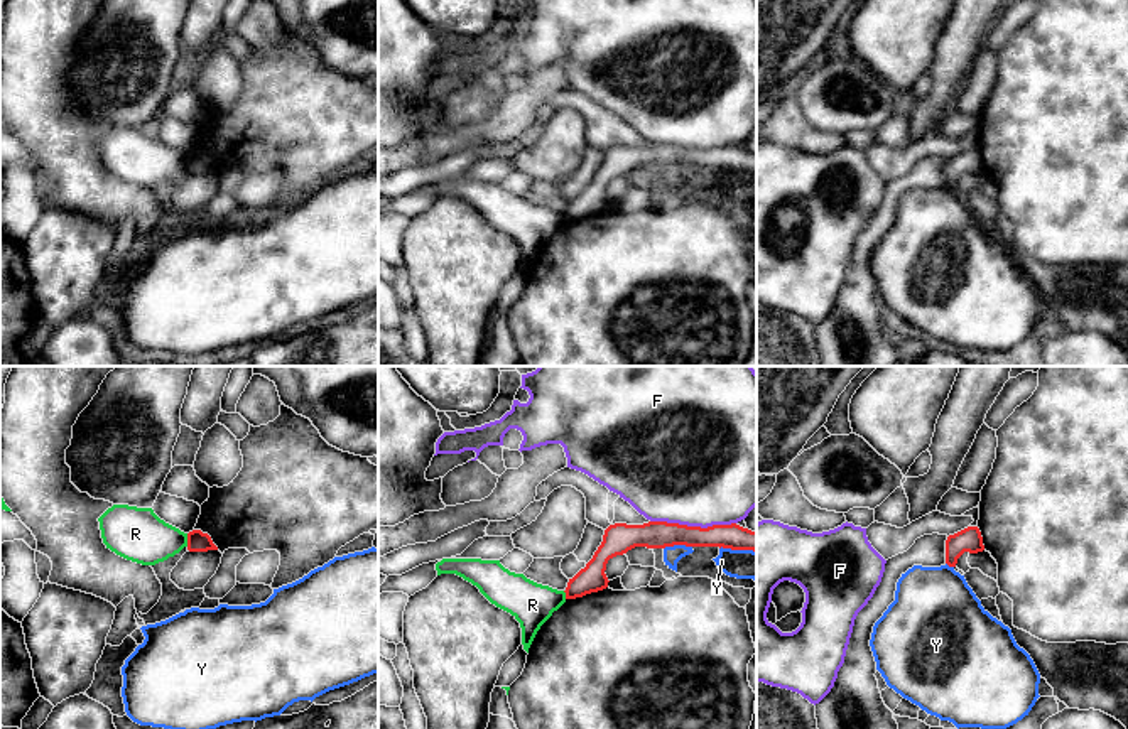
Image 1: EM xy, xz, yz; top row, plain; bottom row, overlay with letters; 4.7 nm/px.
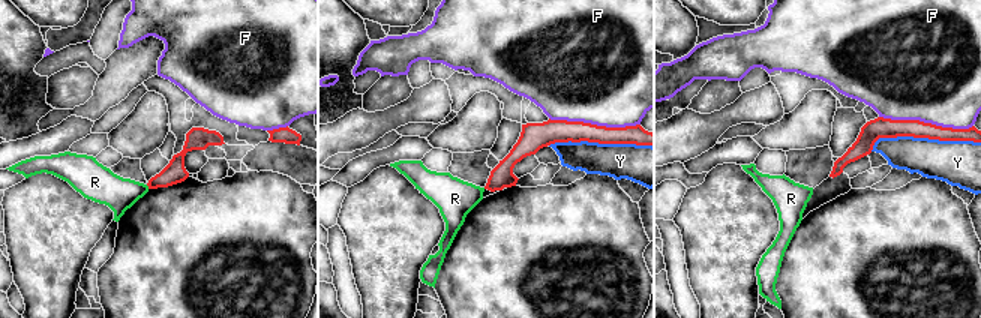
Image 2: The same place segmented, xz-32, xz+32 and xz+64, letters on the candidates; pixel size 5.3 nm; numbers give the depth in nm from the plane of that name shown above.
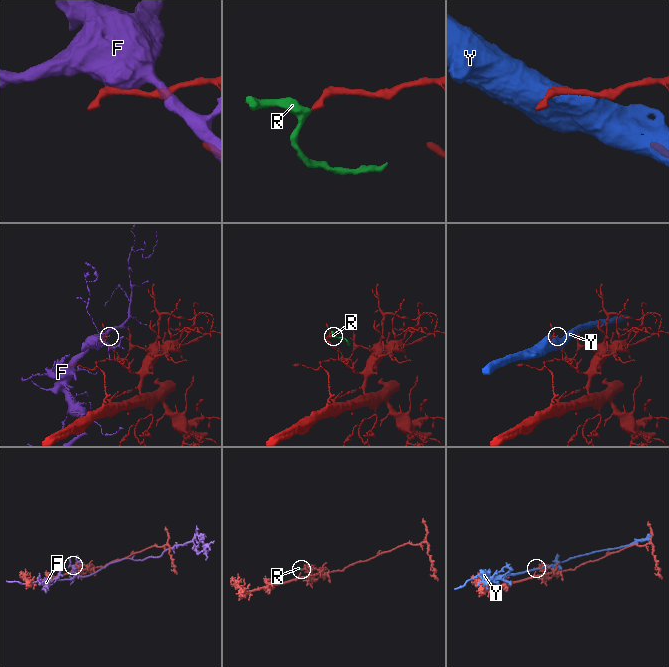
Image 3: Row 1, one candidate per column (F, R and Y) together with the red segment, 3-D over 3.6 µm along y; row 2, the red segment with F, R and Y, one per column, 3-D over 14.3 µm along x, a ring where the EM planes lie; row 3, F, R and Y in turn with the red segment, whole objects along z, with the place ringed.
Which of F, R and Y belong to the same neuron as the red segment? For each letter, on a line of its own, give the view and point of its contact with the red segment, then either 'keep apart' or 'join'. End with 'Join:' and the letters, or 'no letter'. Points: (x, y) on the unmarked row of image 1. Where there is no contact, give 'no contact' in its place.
F: meets red in xz at (693, 149); keep apart
R: meets red in xy at (188, 162); keep apart
Y: meets red in xz at (677, 166); keep apart
Join: no letter

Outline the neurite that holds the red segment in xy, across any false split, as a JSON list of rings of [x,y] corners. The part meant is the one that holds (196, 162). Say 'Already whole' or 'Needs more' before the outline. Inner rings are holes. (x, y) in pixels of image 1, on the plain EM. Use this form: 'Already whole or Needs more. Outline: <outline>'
Already whole. Outline: [[[193,152],[187,155],[187,172],[208,174],[208,172],[218,172],[218,169],[213,165],[208,155],[203,155],[201,152]]]

